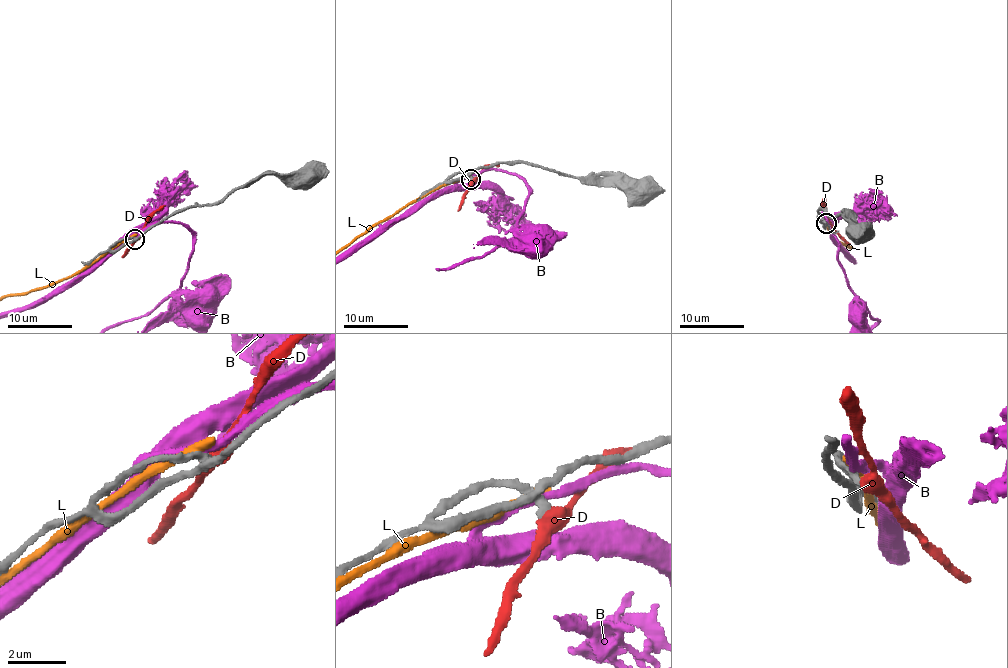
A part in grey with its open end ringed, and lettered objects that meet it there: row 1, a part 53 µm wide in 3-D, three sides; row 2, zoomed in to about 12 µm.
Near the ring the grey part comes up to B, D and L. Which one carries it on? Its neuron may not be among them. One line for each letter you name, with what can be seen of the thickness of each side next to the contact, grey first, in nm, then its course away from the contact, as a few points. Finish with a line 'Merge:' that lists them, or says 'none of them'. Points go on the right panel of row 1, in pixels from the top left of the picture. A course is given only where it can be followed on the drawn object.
D: calibres 200 and 440 nm; course (826, 222), (823, 198)
Merge: D

